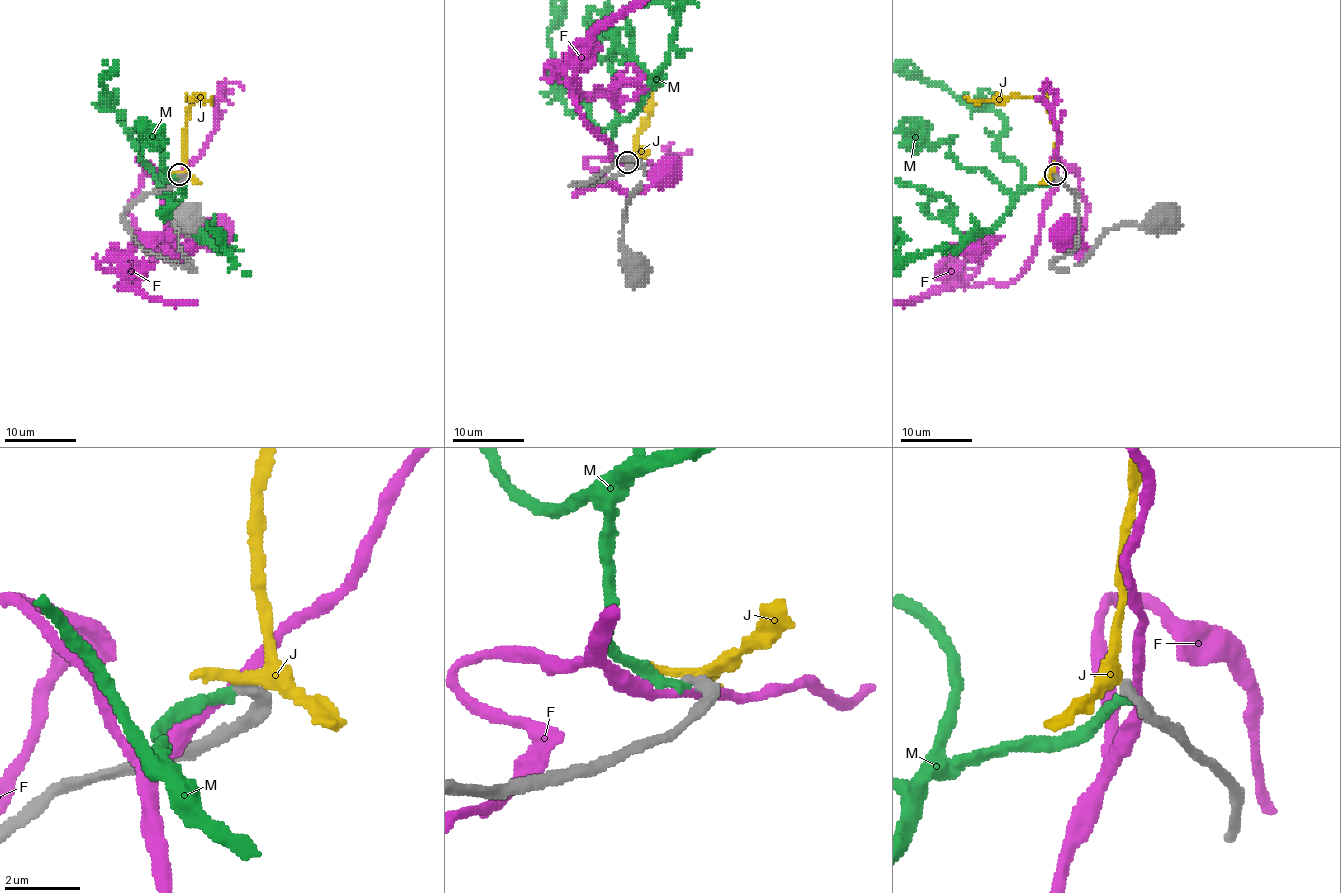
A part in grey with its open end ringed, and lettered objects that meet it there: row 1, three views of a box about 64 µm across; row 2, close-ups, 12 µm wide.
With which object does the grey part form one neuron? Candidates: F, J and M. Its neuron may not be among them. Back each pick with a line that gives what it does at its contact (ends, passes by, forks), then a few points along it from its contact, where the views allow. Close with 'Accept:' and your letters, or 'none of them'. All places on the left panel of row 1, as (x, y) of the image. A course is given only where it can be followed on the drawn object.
Accept: none of them

